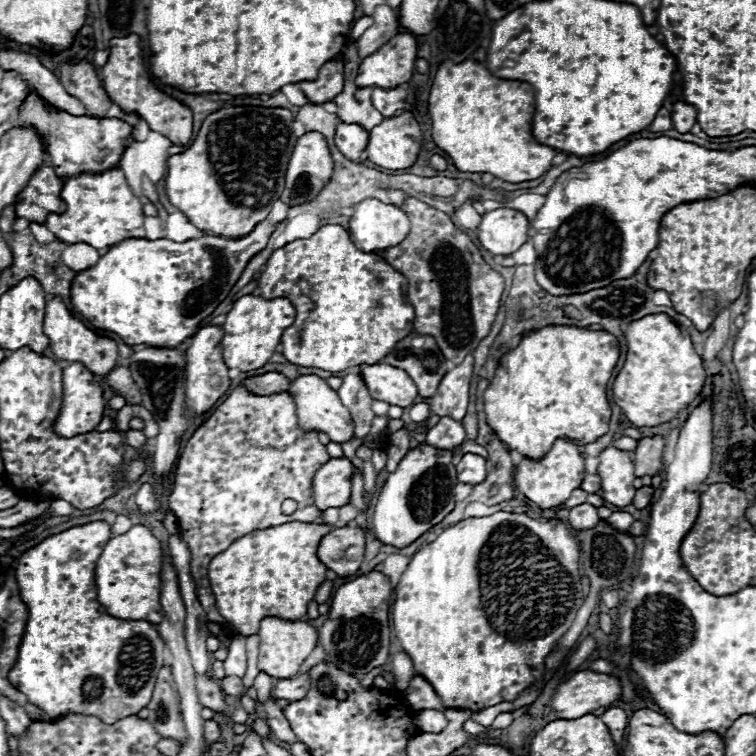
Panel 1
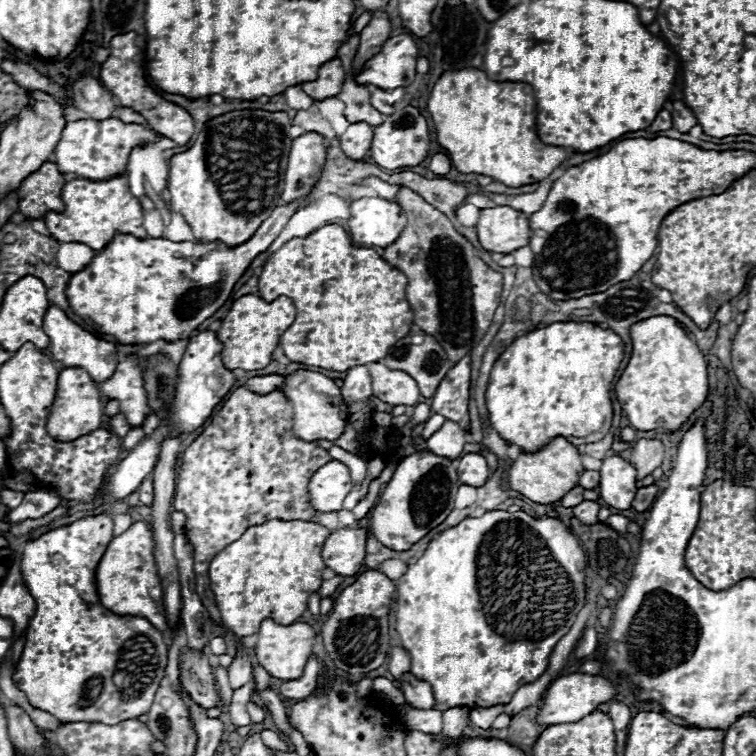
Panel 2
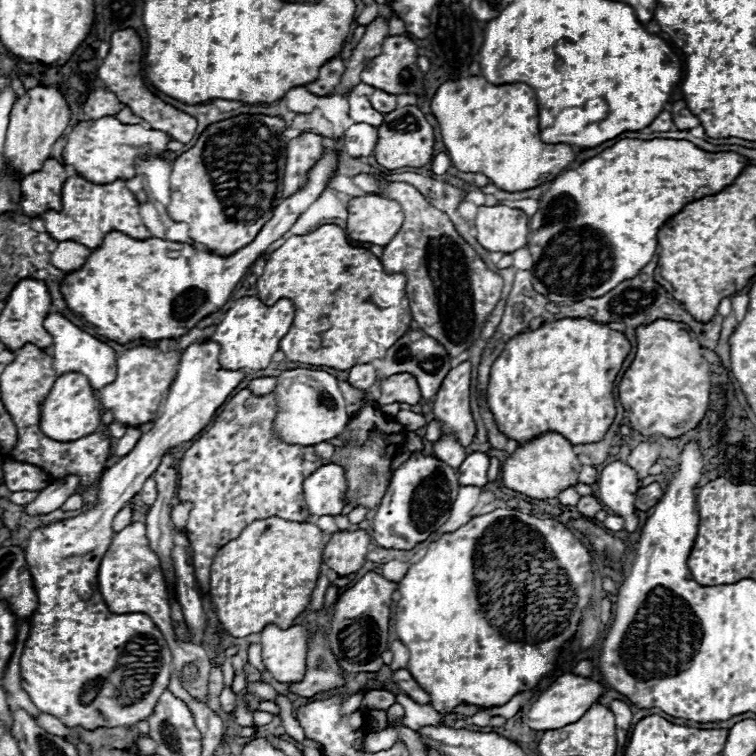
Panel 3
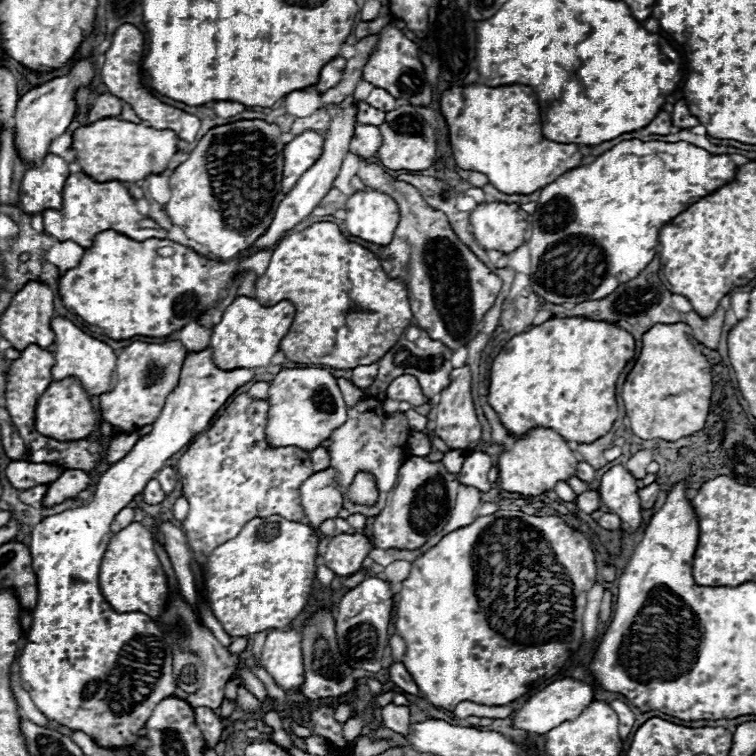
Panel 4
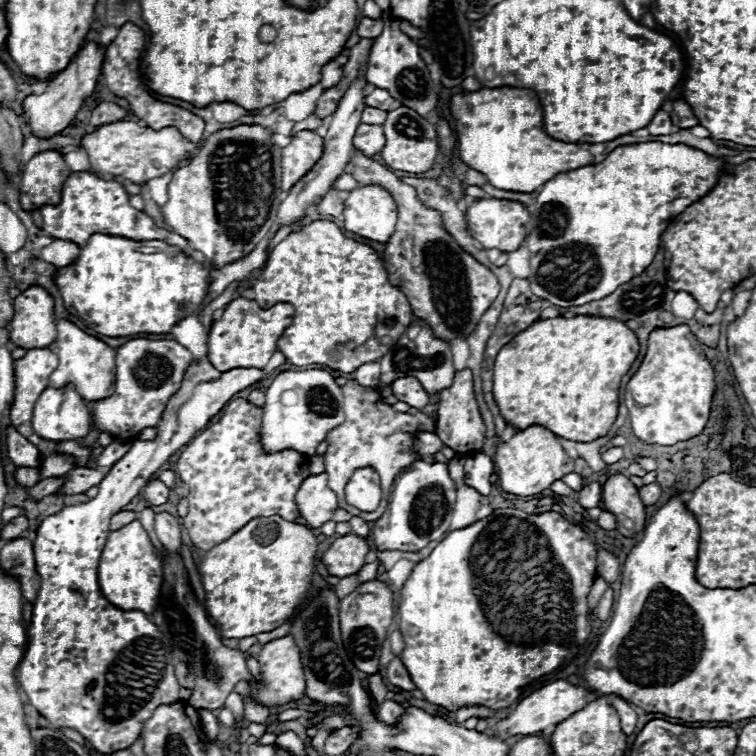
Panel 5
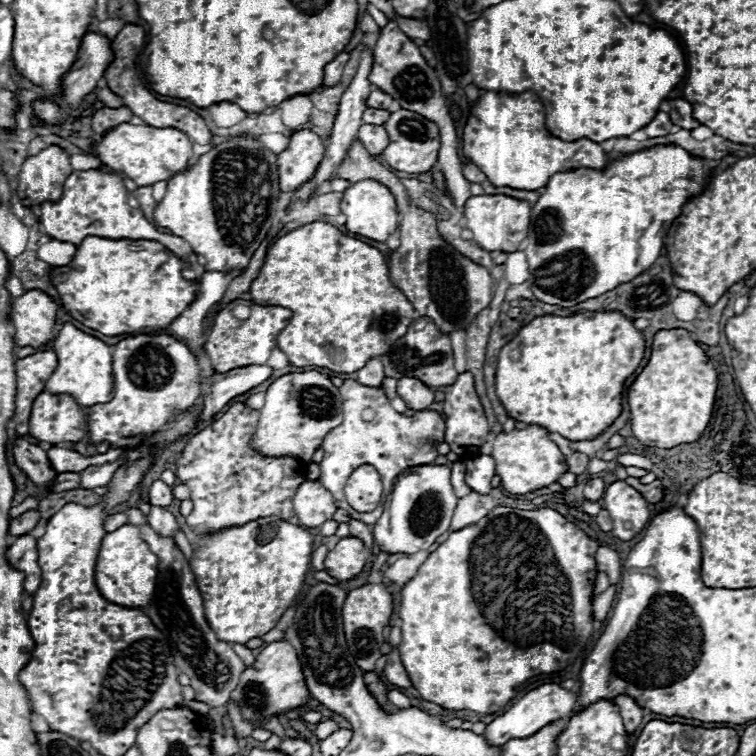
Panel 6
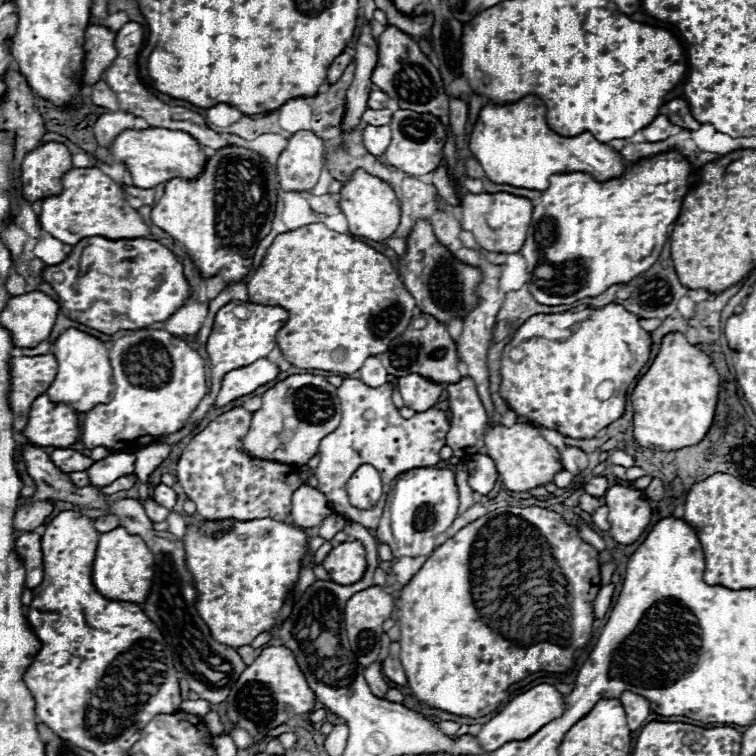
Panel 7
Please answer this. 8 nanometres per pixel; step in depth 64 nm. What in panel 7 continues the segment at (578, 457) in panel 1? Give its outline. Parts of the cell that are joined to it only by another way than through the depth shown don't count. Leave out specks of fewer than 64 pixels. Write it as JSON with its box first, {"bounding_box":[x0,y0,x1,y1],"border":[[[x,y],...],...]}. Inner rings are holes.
{"bounding_box":[484,422,562,492],"border":[[[518,422],[510,428],[502,424],[490,426],[486,428],[486,434],[484,434],[484,446],[486,446],[486,454],[490,454],[490,458],[494,458],[498,466],[502,484],[512,492],[526,492],[530,488],[544,486],[552,482],[554,474],[562,470],[558,450],[552,444],[548,444],[536,428],[528,424]]]}

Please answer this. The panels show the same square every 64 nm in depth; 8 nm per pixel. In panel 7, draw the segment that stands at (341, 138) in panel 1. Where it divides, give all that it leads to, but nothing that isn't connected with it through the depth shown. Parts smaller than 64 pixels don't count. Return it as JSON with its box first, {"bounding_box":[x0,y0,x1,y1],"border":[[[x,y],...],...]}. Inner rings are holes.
{"bounding_box":[362,126,392,156],"border":[[[366,126],[362,138],[364,138],[366,150],[370,150],[370,154],[374,156],[380,156],[386,152],[392,132],[390,132],[390,126]]]}

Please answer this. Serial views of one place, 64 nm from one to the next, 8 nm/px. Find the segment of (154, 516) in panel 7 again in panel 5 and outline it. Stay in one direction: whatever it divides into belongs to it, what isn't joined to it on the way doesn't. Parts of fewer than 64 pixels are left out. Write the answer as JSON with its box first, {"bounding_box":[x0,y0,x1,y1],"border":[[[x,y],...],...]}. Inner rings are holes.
{"bounding_box":[154,512,182,552],"border":[[[158,512],[156,520],[154,520],[154,530],[156,530],[156,536],[160,538],[160,542],[170,552],[180,552],[180,542],[182,542],[180,524],[178,524],[178,520],[172,514]]]}

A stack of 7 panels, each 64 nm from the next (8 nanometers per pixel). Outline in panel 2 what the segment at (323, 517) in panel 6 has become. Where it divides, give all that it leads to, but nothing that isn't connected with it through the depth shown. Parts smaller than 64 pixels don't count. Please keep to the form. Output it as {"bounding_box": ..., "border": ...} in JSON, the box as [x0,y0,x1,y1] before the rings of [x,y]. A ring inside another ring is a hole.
{"bounding_box":[308,460,352,512],"border":[[[332,460],[320,466],[308,482],[310,502],[316,512],[338,512],[342,510],[344,498],[352,490],[350,470],[346,464]]]}

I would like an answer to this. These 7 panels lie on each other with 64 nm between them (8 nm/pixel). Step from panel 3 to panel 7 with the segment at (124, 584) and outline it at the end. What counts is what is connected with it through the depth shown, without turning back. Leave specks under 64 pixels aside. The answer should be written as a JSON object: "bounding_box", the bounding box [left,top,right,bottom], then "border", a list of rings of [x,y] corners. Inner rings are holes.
{"bounding_box":[92,526,154,604],"border":[[[122,526],[100,534],[92,564],[92,582],[102,596],[110,600],[142,604],[150,594],[152,576],[154,576],[154,554],[148,550],[146,542],[140,536],[128,534]]]}

